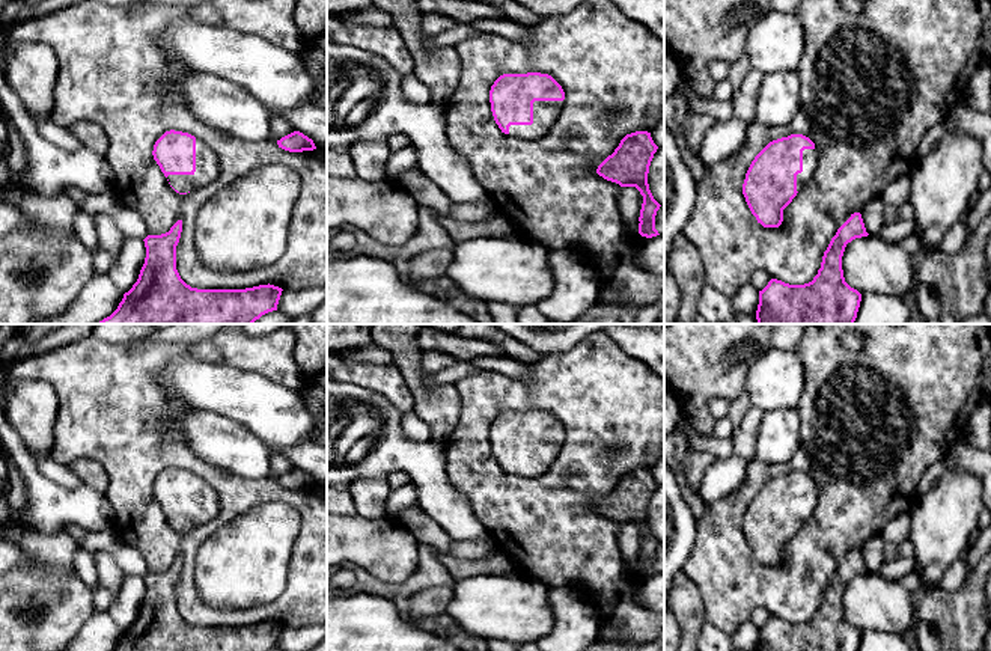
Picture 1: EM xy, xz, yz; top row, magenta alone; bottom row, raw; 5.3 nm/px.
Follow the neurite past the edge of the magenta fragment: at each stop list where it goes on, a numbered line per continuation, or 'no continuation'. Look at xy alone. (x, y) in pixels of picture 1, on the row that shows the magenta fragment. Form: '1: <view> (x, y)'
1: xy (207, 163)

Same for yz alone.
1: yz (809, 155)

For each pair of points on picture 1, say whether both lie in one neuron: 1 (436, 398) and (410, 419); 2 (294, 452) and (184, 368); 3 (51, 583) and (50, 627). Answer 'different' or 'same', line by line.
1: different
2: different
3: same

